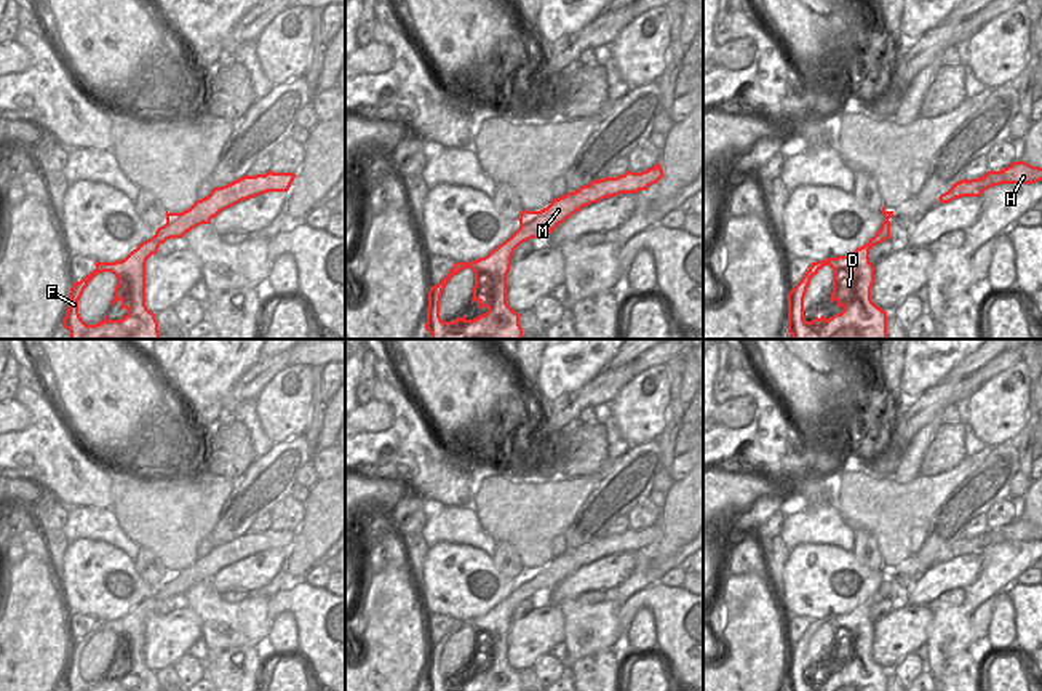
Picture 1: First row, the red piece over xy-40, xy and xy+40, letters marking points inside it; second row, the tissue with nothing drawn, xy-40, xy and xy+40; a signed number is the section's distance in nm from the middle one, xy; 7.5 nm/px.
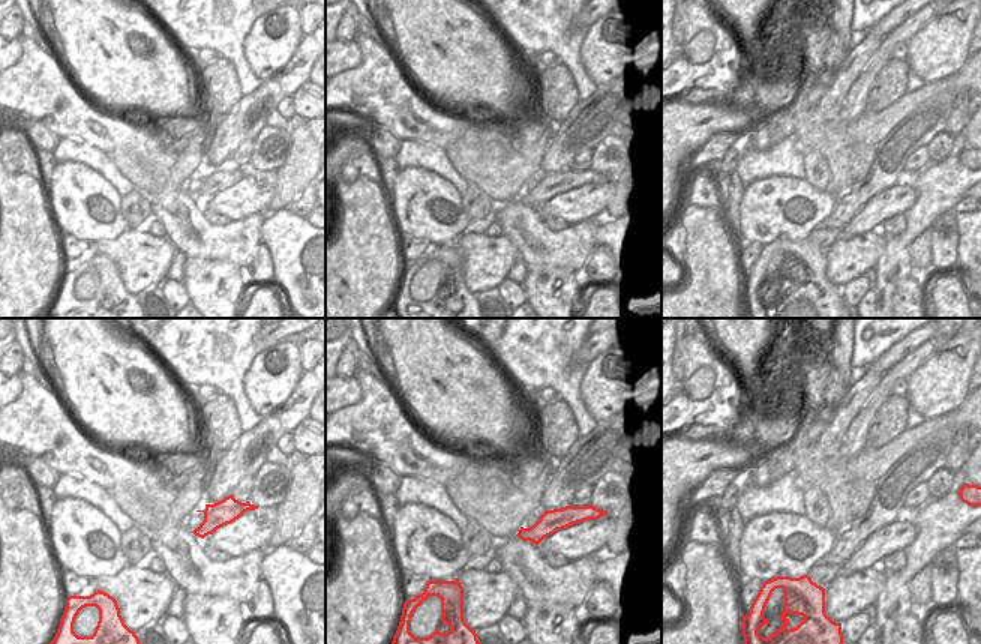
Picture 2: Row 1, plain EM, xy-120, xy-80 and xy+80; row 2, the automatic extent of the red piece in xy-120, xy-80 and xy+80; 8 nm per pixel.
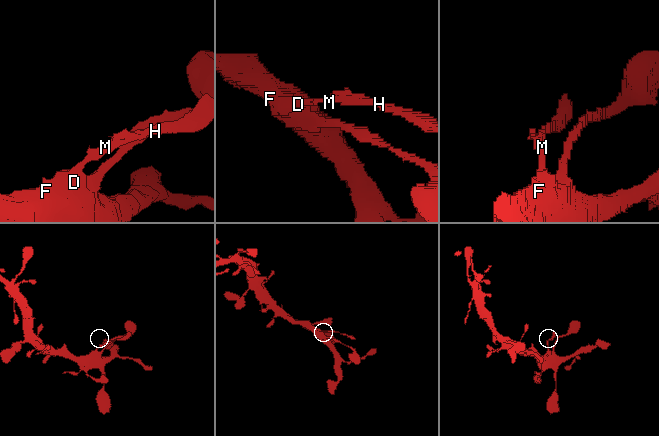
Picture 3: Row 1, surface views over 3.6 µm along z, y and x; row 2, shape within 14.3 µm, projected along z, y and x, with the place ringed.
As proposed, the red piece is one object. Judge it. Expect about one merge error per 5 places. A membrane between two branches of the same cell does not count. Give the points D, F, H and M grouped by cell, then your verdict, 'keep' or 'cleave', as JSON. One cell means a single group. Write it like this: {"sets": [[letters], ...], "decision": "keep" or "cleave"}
{"sets": [["D", "F", "H", "M"]], "decision": "keep"}

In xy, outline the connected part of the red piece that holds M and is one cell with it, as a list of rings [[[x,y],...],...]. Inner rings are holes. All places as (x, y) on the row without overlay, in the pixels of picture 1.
[[[658,523],[633,531],[626,529],[617,536],[603,536],[582,544],[575,550],[567,550],[540,568],[523,568],[518,579],[519,587],[494,606],[487,614],[468,621],[455,621],[451,630],[428,649],[428,667],[425,688],[428,691],[523,691],[519,683],[519,672],[507,662],[507,633],[511,624],[515,608],[531,598],[545,597],[559,582],[580,569],[583,565],[598,561],[609,555],[620,552],[638,552],[647,549],[649,544],[657,542],[663,536],[663,528]],[[463,627],[475,630],[475,645],[471,661],[479,661],[478,669],[486,665],[487,670],[467,678],[465,673],[454,680],[443,680],[439,675],[439,661],[443,648],[447,640]]]

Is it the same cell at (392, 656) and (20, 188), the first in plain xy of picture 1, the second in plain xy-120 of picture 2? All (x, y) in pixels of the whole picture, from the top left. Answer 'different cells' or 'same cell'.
same cell

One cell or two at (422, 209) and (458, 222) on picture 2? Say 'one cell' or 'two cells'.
one cell

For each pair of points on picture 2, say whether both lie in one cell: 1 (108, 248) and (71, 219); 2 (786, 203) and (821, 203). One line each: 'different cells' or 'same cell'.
1: different cells
2: same cell

